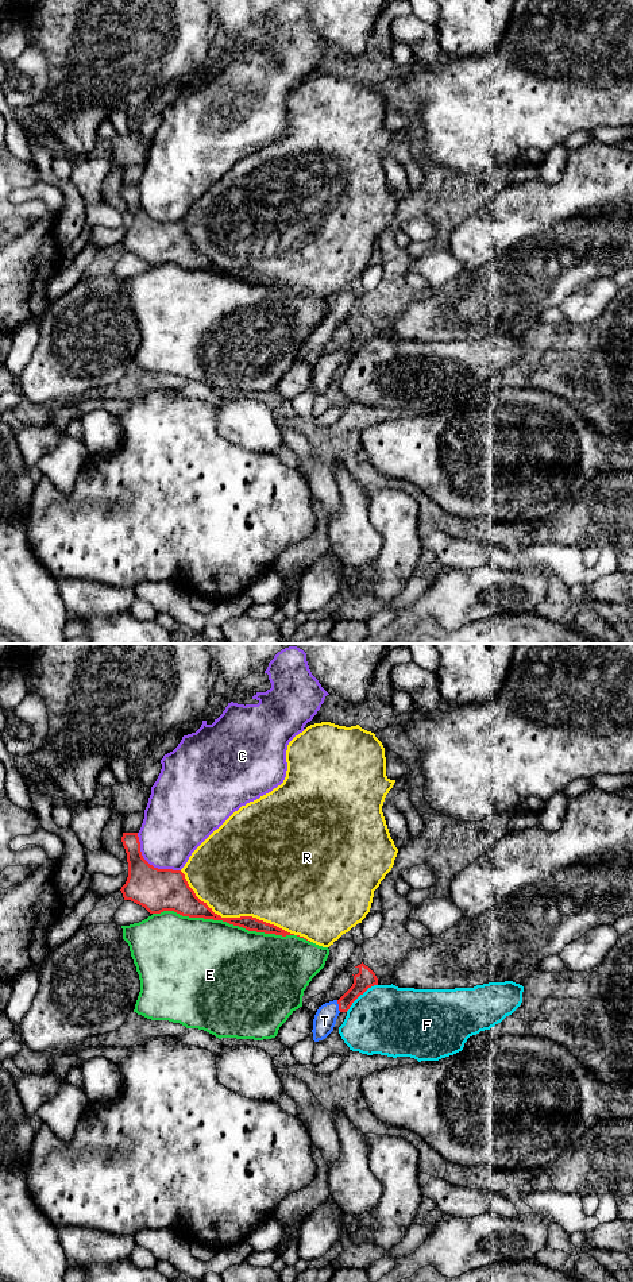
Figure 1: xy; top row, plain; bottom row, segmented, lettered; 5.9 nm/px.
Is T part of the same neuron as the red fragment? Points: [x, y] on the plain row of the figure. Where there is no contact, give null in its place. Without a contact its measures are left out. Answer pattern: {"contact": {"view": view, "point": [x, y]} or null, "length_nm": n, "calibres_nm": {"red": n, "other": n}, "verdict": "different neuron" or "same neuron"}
{"contact": {"view": "xy", "point": [339, 358]}, "length_nm": 80, "calibres_nm": {"red": 120, "other": 130}, "verdict": "same neuron"}

